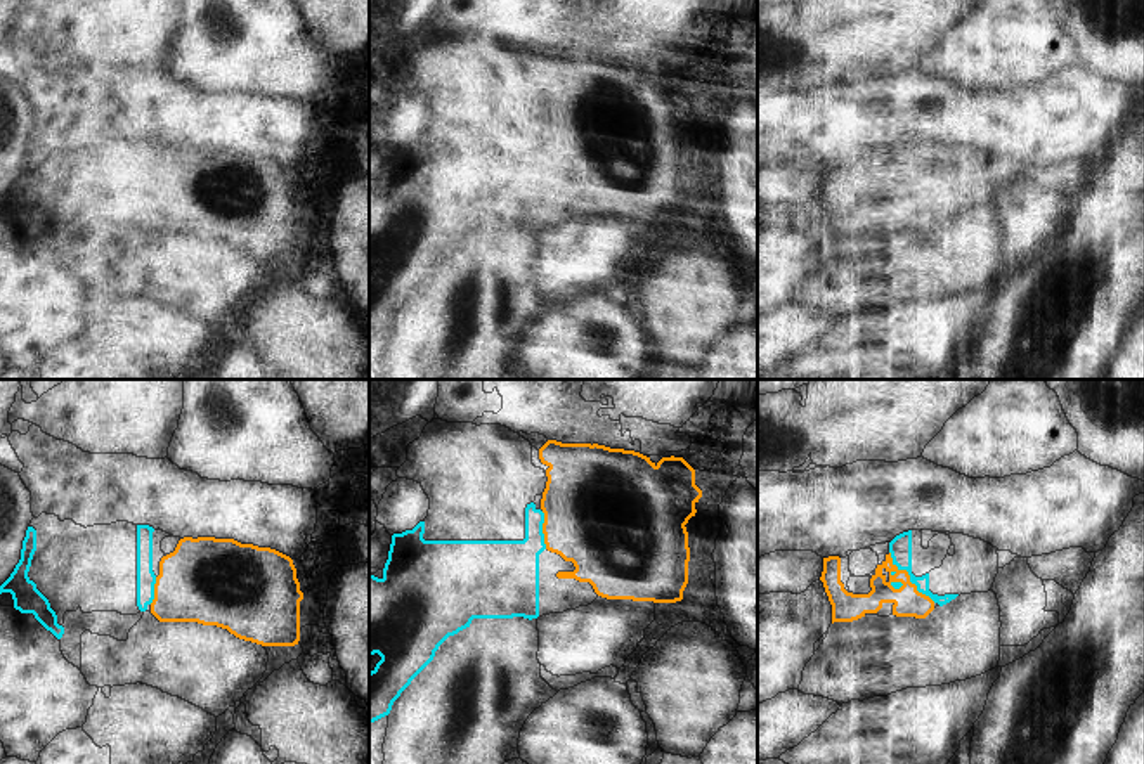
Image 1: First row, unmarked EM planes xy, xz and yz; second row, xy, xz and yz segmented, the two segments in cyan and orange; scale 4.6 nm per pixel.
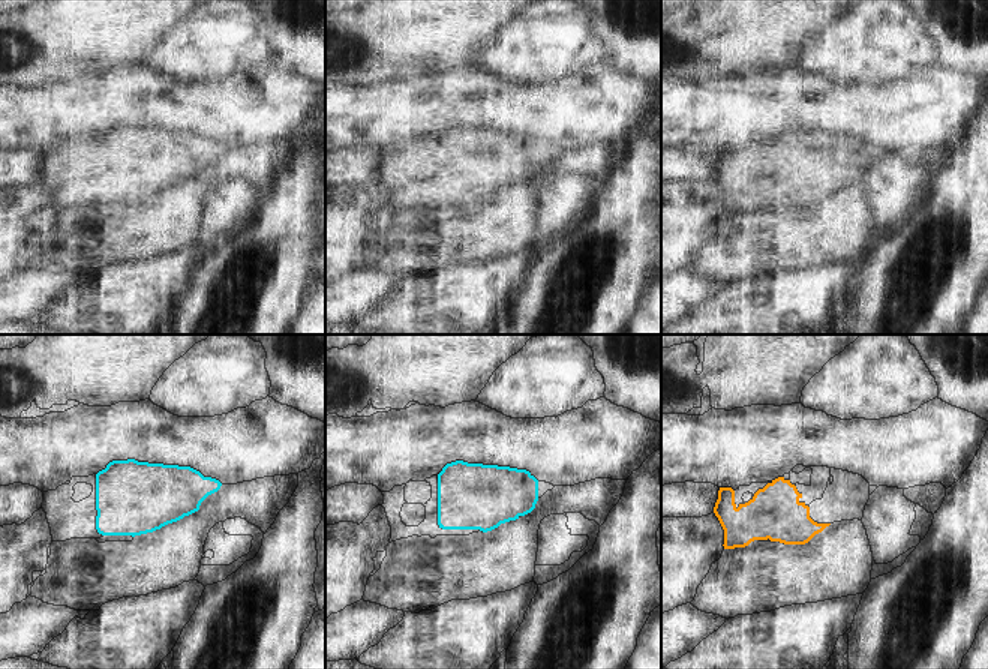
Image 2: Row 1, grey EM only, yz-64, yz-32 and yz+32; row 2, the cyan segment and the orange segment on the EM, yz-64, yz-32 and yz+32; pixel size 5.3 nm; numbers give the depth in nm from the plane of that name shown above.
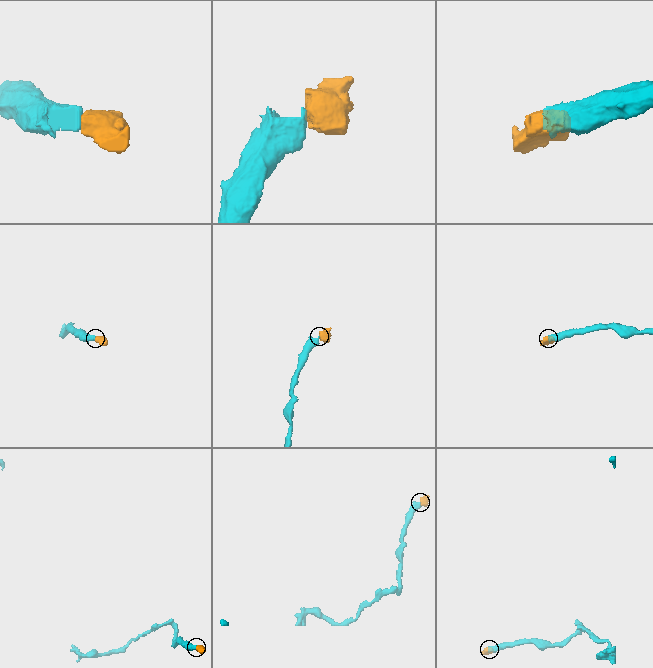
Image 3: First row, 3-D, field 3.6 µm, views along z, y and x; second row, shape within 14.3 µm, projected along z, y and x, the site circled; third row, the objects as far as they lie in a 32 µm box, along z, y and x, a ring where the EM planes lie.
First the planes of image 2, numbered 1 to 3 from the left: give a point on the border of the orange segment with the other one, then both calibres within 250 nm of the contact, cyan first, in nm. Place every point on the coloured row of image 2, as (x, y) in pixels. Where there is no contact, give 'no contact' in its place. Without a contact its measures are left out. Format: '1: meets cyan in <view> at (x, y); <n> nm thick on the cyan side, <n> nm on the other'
1: no contact
2: no contact
3: no contact

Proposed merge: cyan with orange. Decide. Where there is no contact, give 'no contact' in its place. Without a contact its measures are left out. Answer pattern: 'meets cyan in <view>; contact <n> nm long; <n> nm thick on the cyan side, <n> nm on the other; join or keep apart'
meets cyan in yz; contact 320 nm long; 110 nm thick on the cyan side, 140 nm on the other; join

